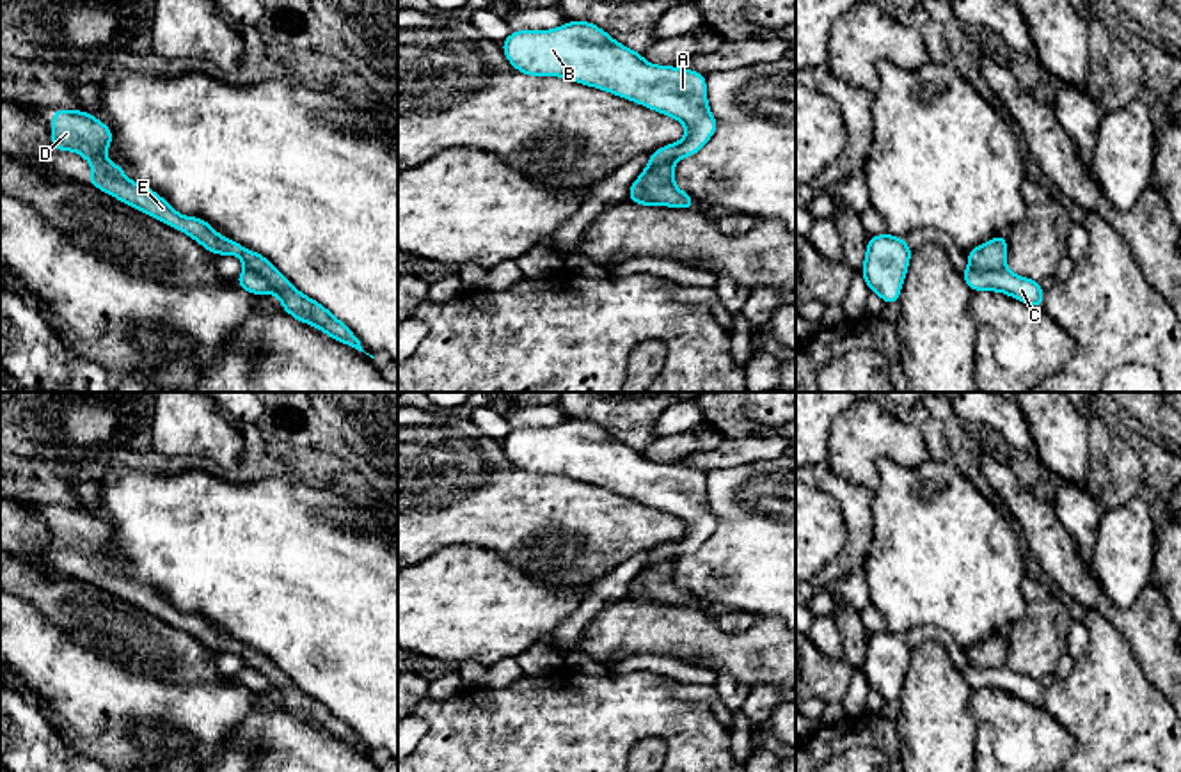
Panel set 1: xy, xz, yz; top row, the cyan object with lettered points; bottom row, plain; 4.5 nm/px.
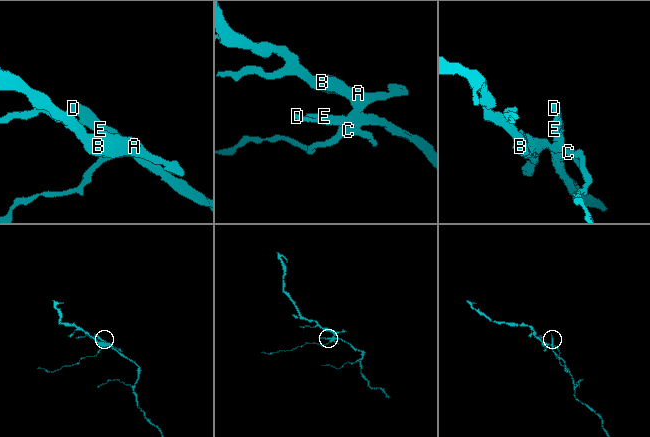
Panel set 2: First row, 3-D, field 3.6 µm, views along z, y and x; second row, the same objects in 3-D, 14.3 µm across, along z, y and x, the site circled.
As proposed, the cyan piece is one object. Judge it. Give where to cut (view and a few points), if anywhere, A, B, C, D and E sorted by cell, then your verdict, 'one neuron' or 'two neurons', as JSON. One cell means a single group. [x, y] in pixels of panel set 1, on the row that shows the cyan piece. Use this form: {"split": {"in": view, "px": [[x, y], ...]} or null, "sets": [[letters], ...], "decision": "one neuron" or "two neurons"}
{"split": {"in": "yz", "px": [[970, 267], [977, 270], [1004, 268]]}, "sets": [["A", "B", "C"], ["D", "E"]], "decision": "two neurons"}

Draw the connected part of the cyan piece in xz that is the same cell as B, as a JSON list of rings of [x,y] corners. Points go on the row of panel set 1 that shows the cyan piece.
[[[590,21],[517,30],[501,46],[519,73],[597,87],[680,121],[686,137],[654,151],[645,170],[696,154],[716,133],[703,73],[650,64]]]

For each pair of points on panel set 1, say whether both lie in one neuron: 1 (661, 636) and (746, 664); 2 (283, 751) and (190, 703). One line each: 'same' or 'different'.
1: same
2: different

